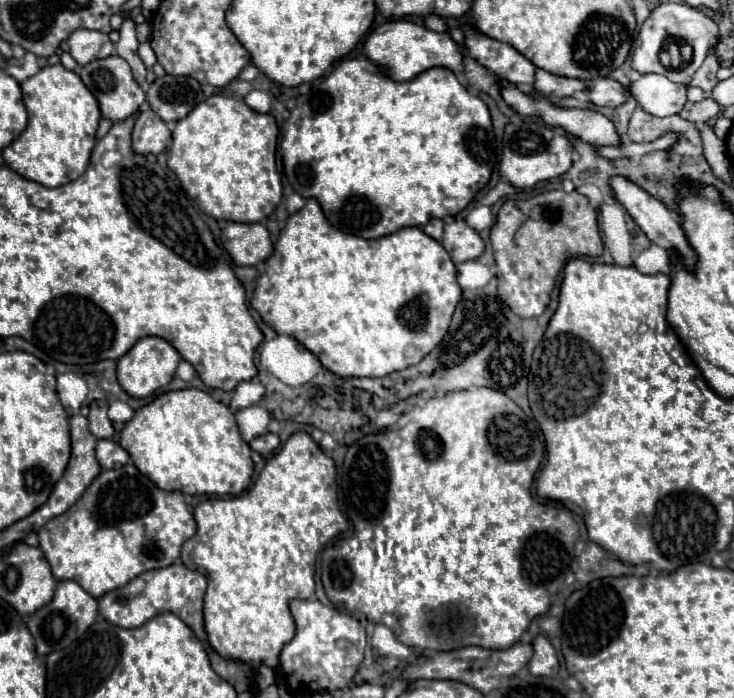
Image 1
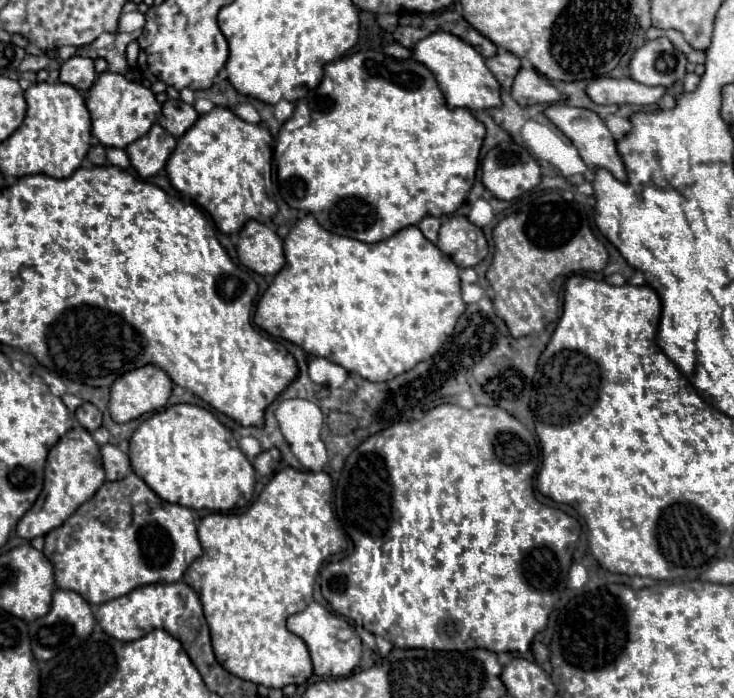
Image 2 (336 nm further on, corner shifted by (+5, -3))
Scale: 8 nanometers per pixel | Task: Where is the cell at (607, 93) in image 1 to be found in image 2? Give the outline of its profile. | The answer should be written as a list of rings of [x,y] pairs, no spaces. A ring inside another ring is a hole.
[[[527,59],[523,61],[523,67],[519,69],[519,73],[515,77],[515,83],[511,87],[511,97],[519,105],[535,105],[535,103],[553,105],[553,103],[567,99],[543,75],[539,75]]]

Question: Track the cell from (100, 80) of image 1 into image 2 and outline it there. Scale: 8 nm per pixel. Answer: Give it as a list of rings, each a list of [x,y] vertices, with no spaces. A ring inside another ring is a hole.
[[[103,71],[97,75],[97,81],[87,91],[85,103],[91,113],[93,137],[105,147],[121,147],[121,149],[127,147],[131,141],[139,139],[143,133],[147,133],[161,109],[149,87],[131,81],[121,73],[111,71]]]

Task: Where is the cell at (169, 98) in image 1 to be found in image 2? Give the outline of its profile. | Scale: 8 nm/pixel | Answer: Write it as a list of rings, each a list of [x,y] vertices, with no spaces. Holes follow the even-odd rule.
[[[167,99],[161,107],[157,123],[163,125],[163,129],[167,129],[171,135],[181,137],[197,121],[197,117],[199,113],[195,111],[193,105],[181,99]]]

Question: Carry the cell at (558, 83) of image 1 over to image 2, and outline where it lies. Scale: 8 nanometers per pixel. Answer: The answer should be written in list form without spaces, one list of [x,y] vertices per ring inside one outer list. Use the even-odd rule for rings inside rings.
[[[499,49],[495,57],[487,59],[487,67],[491,69],[491,73],[495,75],[495,79],[499,81],[499,85],[505,91],[511,91],[511,81],[515,79],[515,73],[519,71],[519,65],[521,65],[521,59],[515,57],[513,53],[505,51],[505,49]]]

